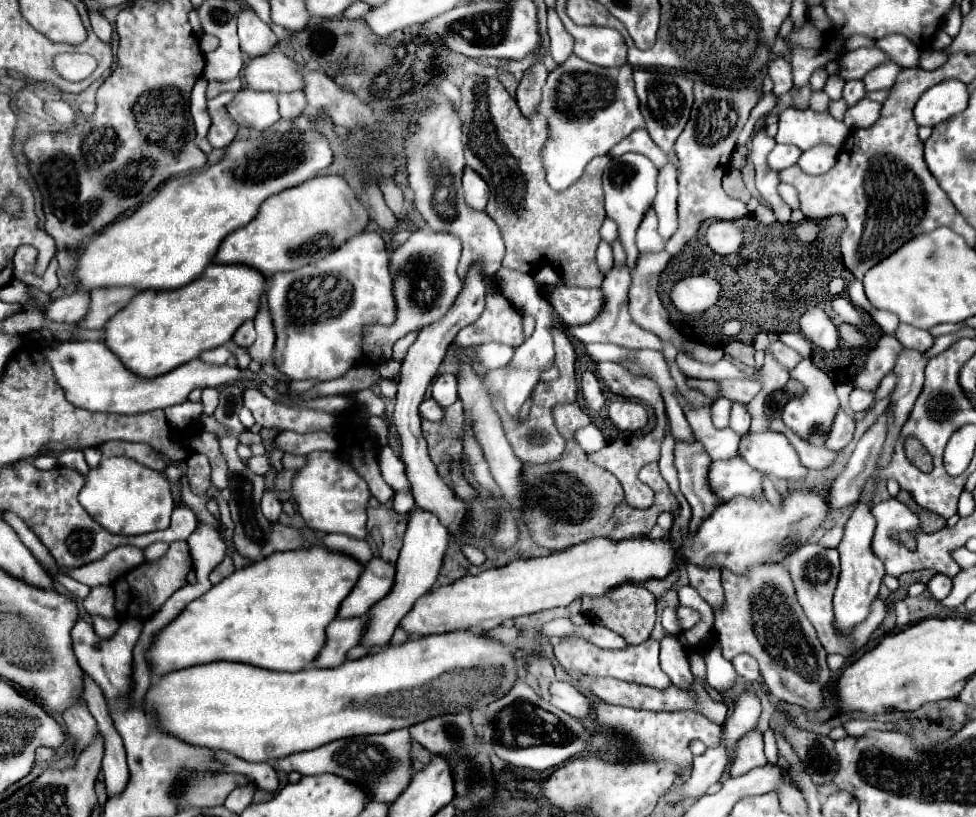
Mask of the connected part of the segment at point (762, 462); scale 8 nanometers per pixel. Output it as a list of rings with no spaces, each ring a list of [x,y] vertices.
[[[762,431],[762,433],[744,433],[740,437],[738,455],[754,469],[776,475],[780,479],[802,481],[806,475],[806,467],[798,461],[794,447],[788,439],[776,431]]]

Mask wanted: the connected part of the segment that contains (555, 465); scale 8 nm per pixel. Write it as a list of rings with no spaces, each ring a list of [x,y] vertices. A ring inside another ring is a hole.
[[[576,403],[554,407],[552,415],[556,417],[558,431],[568,441],[562,457],[544,465],[532,465],[532,463],[522,465],[522,479],[526,485],[528,499],[524,499],[526,503],[524,507],[520,507],[520,513],[536,545],[552,549],[552,551],[560,551],[576,543],[588,541],[592,537],[610,537],[614,541],[642,537],[642,535],[648,535],[648,531],[656,525],[656,519],[660,513],[664,511],[672,513],[678,509],[678,501],[670,493],[666,481],[662,479],[658,471],[658,463],[646,465],[646,485],[652,487],[652,491],[656,493],[654,505],[646,511],[636,511],[628,507],[624,503],[624,491],[618,479],[606,469],[590,463],[586,459],[586,453],[574,441],[576,429],[590,423],[588,415]]]

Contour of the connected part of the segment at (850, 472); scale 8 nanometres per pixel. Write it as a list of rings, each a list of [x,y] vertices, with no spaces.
[[[886,409],[858,441],[846,469],[832,483],[830,489],[832,509],[842,509],[860,499],[860,487],[864,487],[864,479],[868,479],[868,475],[876,471],[876,455],[880,455],[880,447],[884,445],[888,419],[890,419],[890,409]]]

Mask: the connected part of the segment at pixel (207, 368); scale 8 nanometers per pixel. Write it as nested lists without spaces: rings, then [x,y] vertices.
[[[76,341],[76,343],[50,343],[46,347],[46,359],[50,361],[58,383],[66,391],[66,399],[76,407],[106,413],[144,413],[152,409],[166,409],[170,405],[184,403],[192,389],[200,387],[222,387],[234,383],[240,375],[238,367],[212,365],[200,359],[188,361],[176,367],[172,373],[164,373],[152,379],[134,375],[102,341]]]

